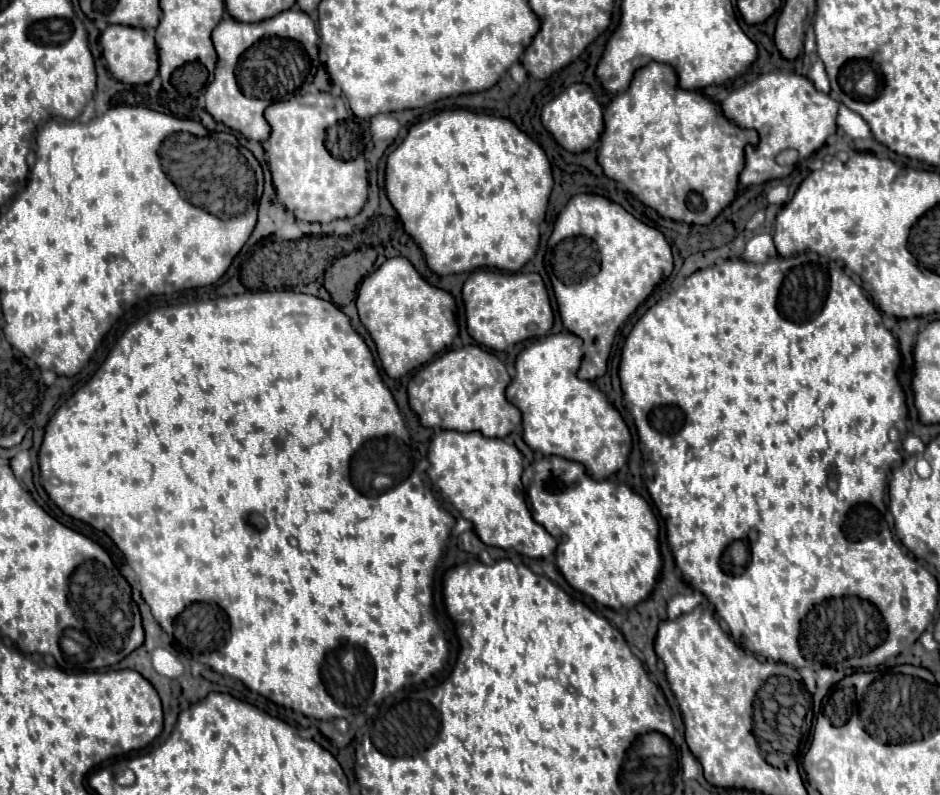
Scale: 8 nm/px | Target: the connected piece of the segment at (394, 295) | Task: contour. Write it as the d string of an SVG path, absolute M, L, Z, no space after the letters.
M396 256L376 268L358 290L358 314L376 342L378 356L390 378L400 378L448 348L458 334L456 300L450 292L430 286L408 258Z

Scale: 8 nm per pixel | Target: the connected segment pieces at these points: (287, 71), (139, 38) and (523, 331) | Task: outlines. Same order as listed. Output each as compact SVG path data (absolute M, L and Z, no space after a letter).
M290 8L254 24L238 22L226 14L222 22L214 28L212 42L218 52L218 66L214 72L214 82L206 90L206 110L214 116L216 122L224 122L228 128L242 132L246 138L252 136L252 140L256 142L268 138L272 130L264 118L264 110L272 102L288 100L302 86L312 84L318 72L318 32L314 20L306 12L296 8Z
M110 24L100 34L100 44L102 44L104 58L108 62L108 70L116 80L126 82L126 84L140 84L140 82L150 82L158 74L160 62L158 62L156 40L154 40L154 34L148 34L144 28Z
M488 268L470 274L462 288L470 336L490 350L506 350L512 344L544 336L554 324L550 296L542 276L537 273L503 274Z

